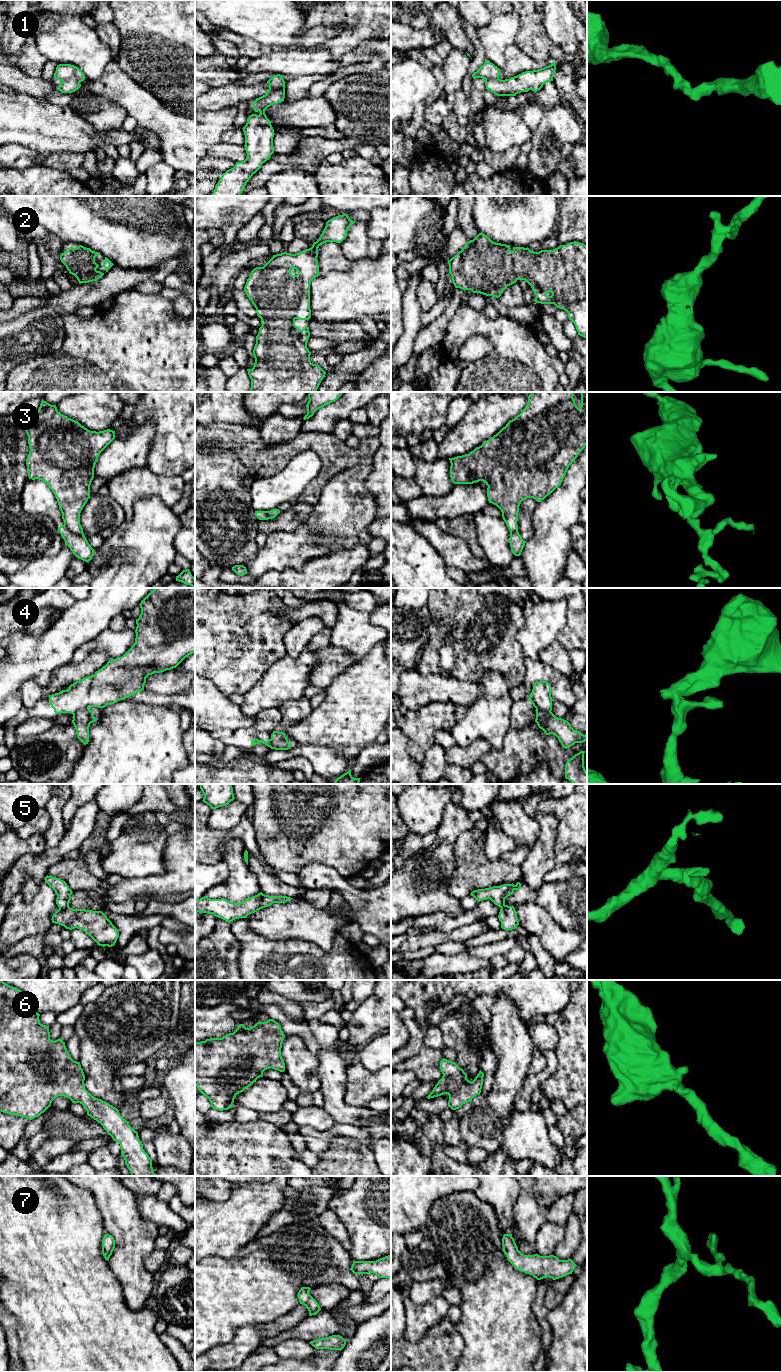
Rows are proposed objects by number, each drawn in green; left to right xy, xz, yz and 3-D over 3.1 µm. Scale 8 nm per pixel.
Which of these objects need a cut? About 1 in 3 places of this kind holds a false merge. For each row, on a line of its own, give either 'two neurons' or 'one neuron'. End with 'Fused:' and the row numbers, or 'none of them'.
1: one neuron
2: one neuron
3: two neurons
4: two neurons
5: two neurons
6: one neuron
7: one neuron
Fused: 3, 4, 5

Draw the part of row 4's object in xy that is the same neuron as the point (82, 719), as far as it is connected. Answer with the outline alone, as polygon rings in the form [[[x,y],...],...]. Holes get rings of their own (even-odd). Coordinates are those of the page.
[[[89,708],[77,711],[72,718],[72,723],[75,727],[77,738],[84,745],[88,744],[90,724],[97,721],[98,718],[93,716],[93,711]]]

